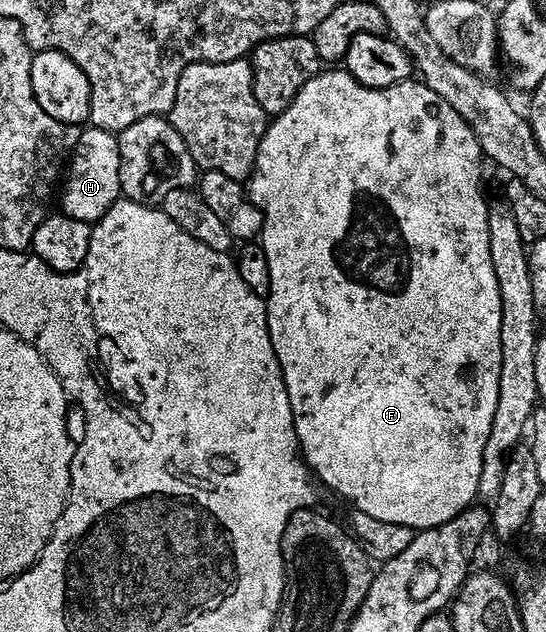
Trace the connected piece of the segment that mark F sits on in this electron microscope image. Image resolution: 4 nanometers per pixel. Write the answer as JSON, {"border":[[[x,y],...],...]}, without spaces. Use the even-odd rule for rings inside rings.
{"border":[[[326,68],[326,69],[323,69],[323,70],[322,70],[322,71],[321,71],[321,73],[319,73],[319,75],[318,75],[318,77],[316,77],[316,78],[313,78],[313,79],[312,79],[312,80],[308,80],[308,84],[304,84],[304,88],[300,88],[300,92],[296,92],[296,96],[295,96],[295,97],[294,97],[294,99],[293,99],[293,100],[292,100],[292,104],[288,104],[288,108],[284,108],[284,112],[280,112],[280,113],[279,113],[279,114],[275,114],[275,115],[273,115],[273,118],[272,118],[272,121],[271,121],[271,122],[270,122],[270,123],[269,123],[269,125],[267,125],[267,127],[266,127],[266,131],[265,131],[265,132],[264,132],[264,136],[263,136],[263,137],[262,137],[262,139],[261,139],[261,140],[260,140],[260,148],[259,148],[259,149],[258,149],[258,151],[257,151],[257,152],[256,152],[256,160],[255,160],[255,161],[254,161],[254,171],[252,171],[252,172],[251,172],[251,174],[250,174],[250,176],[249,176],[249,179],[248,179],[248,193],[249,193],[249,195],[250,195],[250,199],[251,199],[251,200],[253,200],[253,202],[255,202],[255,204],[256,204],[256,205],[257,205],[257,206],[258,206],[258,207],[259,207],[259,208],[260,208],[260,209],[261,209],[261,210],[262,210],[262,232],[261,232],[261,235],[260,235],[260,241],[261,241],[261,243],[262,243],[262,247],[263,247],[263,248],[264,248],[264,252],[265,252],[265,253],[266,253],[266,255],[267,255],[267,256],[268,256],[268,276],[269,276],[269,277],[270,277],[270,292],[269,292],[269,294],[267,294],[267,295],[266,295],[266,297],[265,297],[265,299],[264,299],[264,301],[265,301],[265,304],[266,304],[266,323],[267,323],[267,324],[268,324],[268,336],[269,336],[269,337],[270,337],[270,339],[271,339],[271,340],[272,340],[272,348],[273,348],[273,349],[274,349],[274,355],[275,355],[275,356],[276,356],[276,360],[277,360],[277,361],[278,361],[278,369],[279,369],[279,371],[280,371],[280,373],[281,373],[281,375],[282,375],[282,379],[283,379],[283,380],[284,380],[284,384],[285,384],[285,385],[286,385],[286,391],[287,391],[287,392],[288,392],[288,400],[289,400],[289,401],[290,401],[290,407],[291,407],[291,408],[292,408],[292,412],[293,412],[293,413],[294,413],[294,427],[295,427],[295,428],[296,428],[296,436],[297,436],[297,437],[298,437],[298,448],[299,448],[299,451],[300,451],[300,454],[301,454],[301,457],[302,457],[302,458],[303,458],[303,459],[304,459],[304,461],[305,461],[305,463],[306,463],[306,465],[307,465],[307,467],[309,467],[309,469],[310,469],[310,470],[311,470],[311,471],[312,471],[312,474],[313,474],[313,470],[314,470],[314,474],[315,474],[315,476],[316,476],[316,477],[318,477],[318,478],[319,478],[319,480],[320,480],[320,481],[322,481],[322,482],[323,482],[323,484],[324,484],[324,485],[326,485],[326,486],[328,486],[328,487],[329,487],[329,488],[330,488],[330,489],[332,489],[332,490],[335,490],[335,492],[336,492],[336,493],[338,493],[338,494],[339,494],[339,496],[340,496],[340,497],[342,497],[342,498],[347,498],[347,500],[348,500],[348,501],[350,501],[350,502],[351,502],[351,503],[350,503],[350,504],[349,504],[349,505],[350,505],[350,506],[351,506],[351,507],[353,507],[353,509],[356,509],[356,510],[359,510],[359,511],[360,511],[360,512],[368,512],[368,516],[376,516],[376,520],[388,520],[388,524],[404,524],[404,525],[405,525],[405,526],[411,526],[411,527],[412,527],[412,529],[413,529],[413,530],[414,530],[414,531],[415,531],[415,532],[417,532],[417,531],[420,531],[420,530],[426,530],[426,529],[428,529],[428,527],[430,527],[430,526],[439,526],[439,525],[440,525],[440,524],[444,524],[444,523],[445,523],[445,522],[447,522],[447,521],[448,521],[448,520],[452,520],[452,519],[453,519],[453,518],[454,518],[454,517],[456,517],[456,516],[457,516],[457,515],[458,515],[458,514],[459,514],[459,512],[461,512],[461,510],[465,510],[465,509],[467,509],[467,507],[469,507],[469,506],[470,506],[470,505],[471,505],[471,503],[473,503],[473,502],[470,502],[470,501],[472,501],[472,500],[473,500],[473,501],[475,501],[475,499],[477,499],[477,498],[478,498],[478,471],[479,471],[479,469],[480,469],[480,463],[481,463],[481,461],[482,461],[482,457],[483,457],[483,456],[484,456],[484,444],[488,444],[488,432],[492,432],[492,416],[493,416],[493,415],[494,415],[494,405],[495,405],[495,404],[496,404],[496,400],[497,400],[497,399],[498,399],[498,393],[499,393],[499,392],[500,392],[500,288],[499,288],[499,287],[498,287],[498,285],[497,285],[497,284],[496,284],[496,272],[495,272],[495,271],[494,271],[494,269],[492,269],[492,256],[491,256],[491,255],[490,255],[490,254],[487,254],[487,253],[486,253],[486,240],[487,240],[487,236],[486,236],[486,211],[487,211],[487,209],[488,209],[488,202],[487,202],[487,199],[485,199],[485,200],[484,200],[484,199],[482,199],[482,198],[478,198],[478,158],[479,158],[479,159],[480,159],[480,151],[479,151],[479,148],[478,148],[478,137],[476,137],[476,135],[475,135],[475,134],[472,134],[472,133],[471,133],[471,132],[470,132],[470,128],[469,128],[469,126],[467,126],[467,125],[465,125],[465,124],[464,124],[464,123],[463,123],[463,121],[462,121],[462,119],[461,119],[461,118],[459,118],[459,117],[457,117],[457,116],[456,116],[456,115],[455,115],[455,113],[454,113],[454,111],[453,111],[453,110],[451,110],[451,109],[449,109],[449,108],[448,108],[448,107],[447,107],[447,105],[446,105],[446,103],[444,103],[444,102],[440,102],[440,101],[438,101],[438,97],[437,97],[437,96],[435,96],[435,95],[434,95],[434,94],[431,94],[431,93],[430,93],[430,89],[428,89],[428,87],[427,87],[427,86],[425,86],[425,83],[424,83],[424,82],[422,82],[422,81],[420,81],[420,80],[410,80],[410,81],[407,81],[407,82],[406,82],[406,83],[405,83],[405,84],[399,84],[399,85],[396,85],[396,86],[389,86],[389,87],[388,87],[388,88],[380,88],[380,89],[379,89],[379,90],[377,90],[377,89],[376,89],[376,88],[368,88],[368,87],[367,87],[367,86],[365,86],[365,85],[364,85],[364,84],[360,84],[360,83],[359,83],[359,82],[358,82],[358,81],[356,81],[356,79],[355,79],[355,78],[354,78],[354,77],[353,77],[353,76],[352,76],[352,75],[350,75],[350,73],[348,73],[348,71],[346,71],[346,69],[345,69],[345,68]]]}

